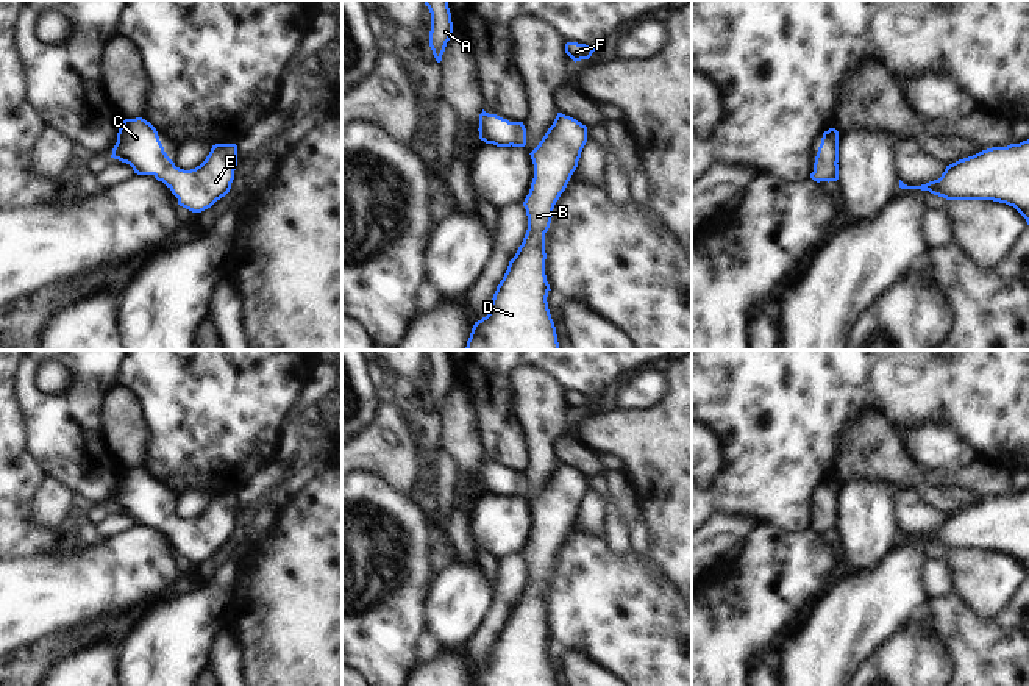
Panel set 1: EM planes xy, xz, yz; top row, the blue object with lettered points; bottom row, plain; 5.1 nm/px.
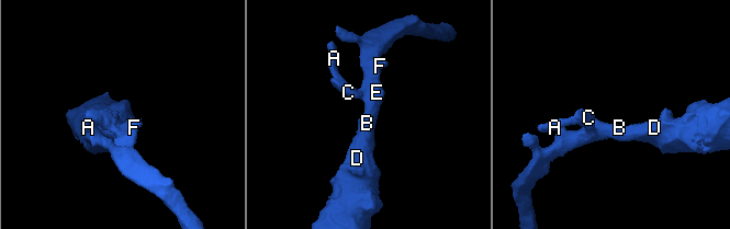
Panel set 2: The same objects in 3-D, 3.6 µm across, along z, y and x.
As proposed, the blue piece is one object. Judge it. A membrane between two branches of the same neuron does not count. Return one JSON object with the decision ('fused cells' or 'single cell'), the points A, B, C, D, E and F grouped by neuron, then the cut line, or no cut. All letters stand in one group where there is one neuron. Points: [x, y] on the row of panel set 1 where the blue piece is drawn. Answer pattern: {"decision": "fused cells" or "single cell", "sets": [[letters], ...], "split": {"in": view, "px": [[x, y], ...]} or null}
{"decision": "single cell", "sets": [["A", "B", "C", "D", "E", "F"]], "split": null}

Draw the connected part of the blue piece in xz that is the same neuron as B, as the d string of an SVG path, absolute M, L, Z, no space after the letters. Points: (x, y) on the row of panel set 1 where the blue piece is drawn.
M557 113L529 153L534 178L523 202L528 230L497 286L489 314L475 322L465 350L559 350L547 302L551 289L545 275L545 233L586 142L587 127Z

